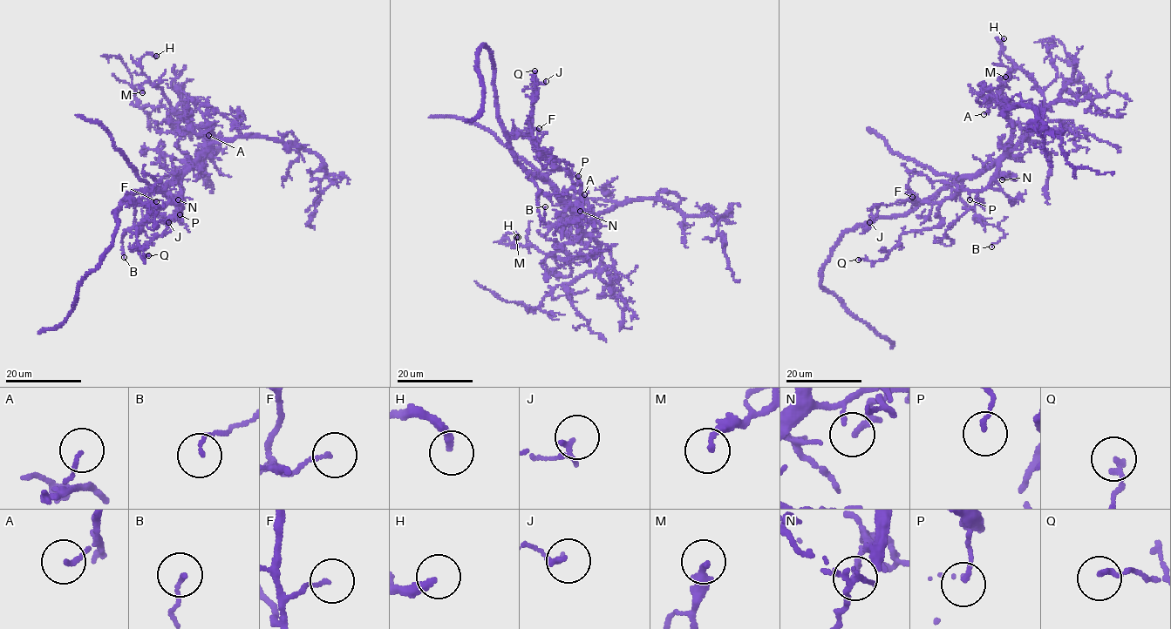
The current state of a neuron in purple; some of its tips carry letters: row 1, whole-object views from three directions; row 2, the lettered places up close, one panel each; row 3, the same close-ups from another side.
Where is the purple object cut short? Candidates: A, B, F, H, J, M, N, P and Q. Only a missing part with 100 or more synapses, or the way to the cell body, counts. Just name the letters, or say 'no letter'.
no letter

